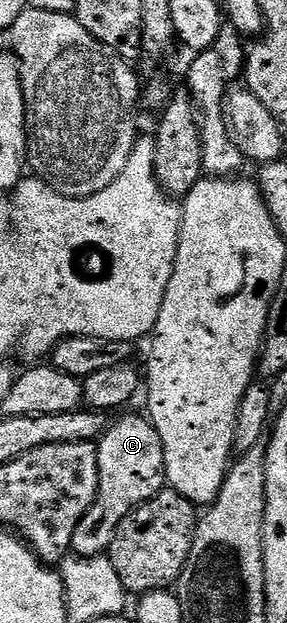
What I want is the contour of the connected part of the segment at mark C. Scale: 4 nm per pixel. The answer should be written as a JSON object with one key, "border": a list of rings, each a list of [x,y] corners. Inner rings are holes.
{"border":[[[122,414],[120,417],[122,419],[117,419],[108,424],[107,430],[100,439],[96,440],[95,446],[97,448],[97,460],[99,461],[99,489],[97,490],[97,500],[91,505],[91,509],[87,509],[87,513],[83,517],[83,521],[79,521],[79,526],[75,528],[75,537],[73,538],[73,550],[72,554],[82,555],[84,559],[94,559],[96,555],[105,555],[108,552],[111,541],[115,541],[115,533],[119,529],[119,525],[124,521],[127,516],[129,516],[132,511],[137,510],[149,500],[155,498],[155,496],[166,490],[167,480],[165,477],[165,458],[163,457],[163,441],[159,437],[159,433],[153,428],[153,424],[149,422],[148,418],[144,414],[141,415],[125,415]]]}

